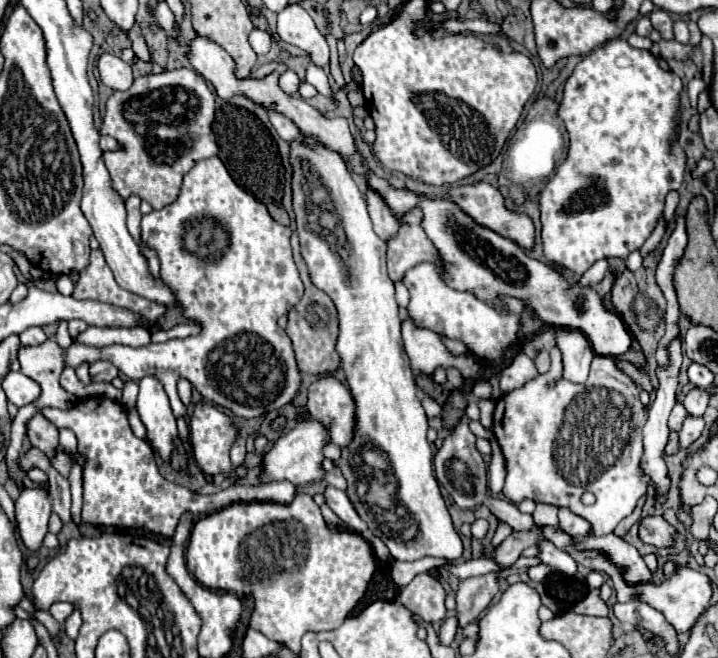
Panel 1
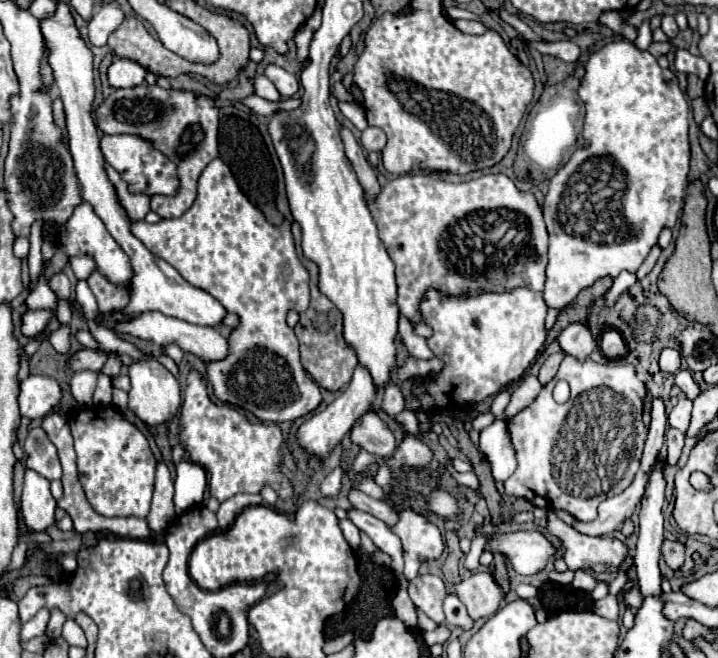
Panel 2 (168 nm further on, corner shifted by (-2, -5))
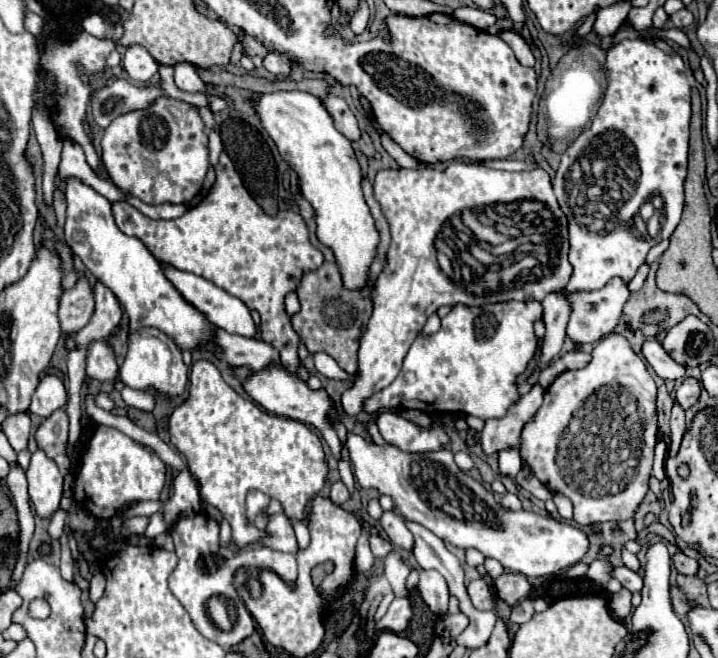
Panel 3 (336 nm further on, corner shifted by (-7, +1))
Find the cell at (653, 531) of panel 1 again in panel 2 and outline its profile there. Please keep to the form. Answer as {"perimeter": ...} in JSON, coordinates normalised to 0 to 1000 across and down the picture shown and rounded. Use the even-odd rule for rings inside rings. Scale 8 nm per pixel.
{"perimeter":[[[925,822],[922,825],[922,847],[933,865],[947,865],[953,856],[955,831],[947,822]]]}

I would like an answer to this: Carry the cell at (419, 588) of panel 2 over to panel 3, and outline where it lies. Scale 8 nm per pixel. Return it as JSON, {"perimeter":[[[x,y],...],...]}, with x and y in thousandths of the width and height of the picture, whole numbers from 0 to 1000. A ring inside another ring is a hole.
{"perimeter":[[[586,868],[584,883],[584,901],[589,913],[597,919],[597,926],[609,935],[623,932],[623,913],[625,913],[625,895],[614,871],[609,868]]]}

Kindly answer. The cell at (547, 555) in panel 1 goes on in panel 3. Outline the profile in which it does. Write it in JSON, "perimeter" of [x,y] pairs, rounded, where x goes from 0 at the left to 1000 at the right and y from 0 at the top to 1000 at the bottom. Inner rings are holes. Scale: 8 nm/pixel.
{"perimeter":[[[868,859],[854,865],[854,877],[857,877],[857,880],[862,880],[862,883],[868,886],[868,892],[870,892],[870,895],[876,895],[879,901],[882,901],[882,898],[893,898],[893,895],[896,895],[896,880],[893,880],[884,868],[879,868],[879,865],[868,862]]]}

